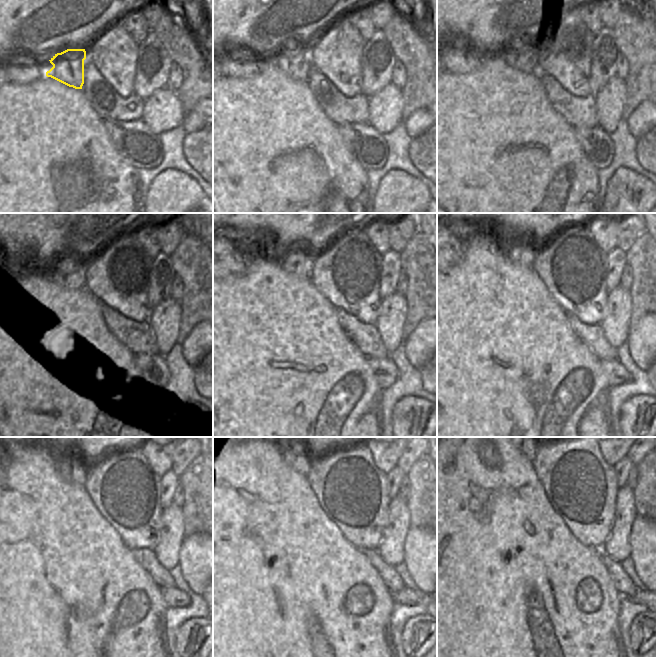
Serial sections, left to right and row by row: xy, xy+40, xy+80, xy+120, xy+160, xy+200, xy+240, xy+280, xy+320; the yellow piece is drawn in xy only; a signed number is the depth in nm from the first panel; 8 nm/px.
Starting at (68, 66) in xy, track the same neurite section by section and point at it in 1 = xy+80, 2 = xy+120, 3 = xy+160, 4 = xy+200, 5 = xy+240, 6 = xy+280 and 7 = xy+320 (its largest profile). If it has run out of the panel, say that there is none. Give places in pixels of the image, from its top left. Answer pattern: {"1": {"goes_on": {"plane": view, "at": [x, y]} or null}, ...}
{"1": {"goes_on": {"plane": "xy+80", "at": [520, 54]}}, "2": {"goes_on": {"plane": "xy+120", "at": [71, 272]}}, "3": {"goes_on": {"plane": "xy+160", "at": [296, 259]}}, "4": {"goes_on": {"plane": "xy+200", "at": [524, 254]}}, "5": {"goes_on": {"plane": "xy+240", "at": [78, 472]}}, "6": {"goes_on": {"plane": "xy+280", "at": [303, 465]}}, "7": {"goes_on": {"plane": "xy+320", "at": [530, 457]}}}

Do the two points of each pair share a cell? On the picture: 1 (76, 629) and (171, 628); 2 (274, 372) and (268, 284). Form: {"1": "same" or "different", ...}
{"1": "different", "2": "same"}

